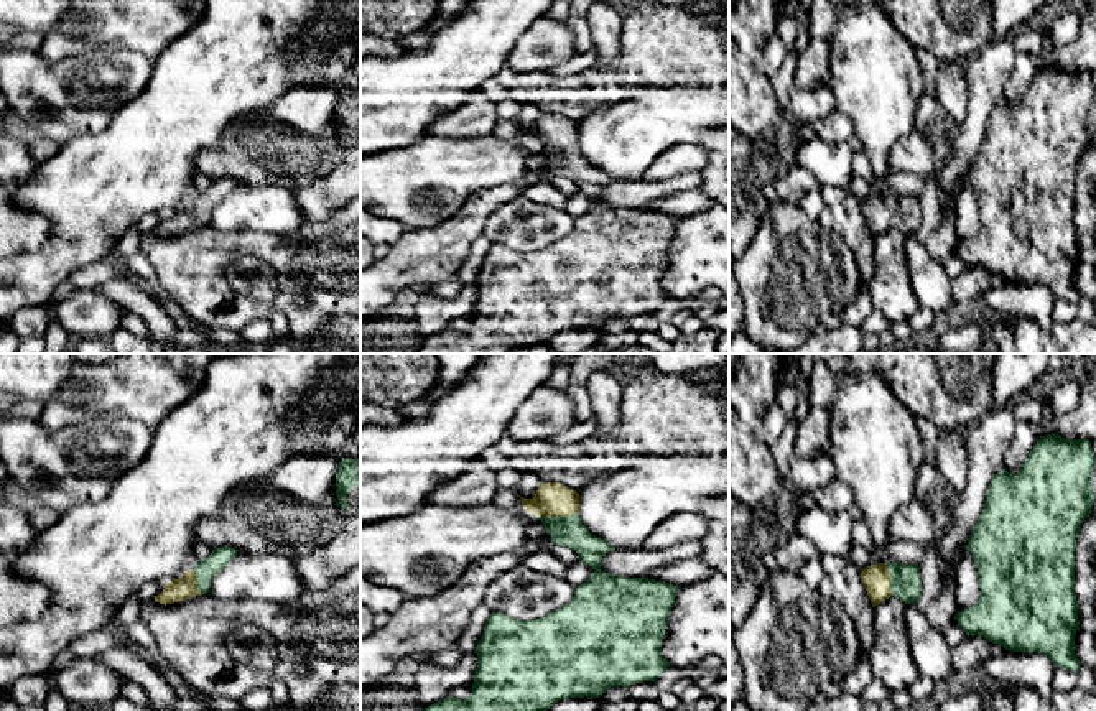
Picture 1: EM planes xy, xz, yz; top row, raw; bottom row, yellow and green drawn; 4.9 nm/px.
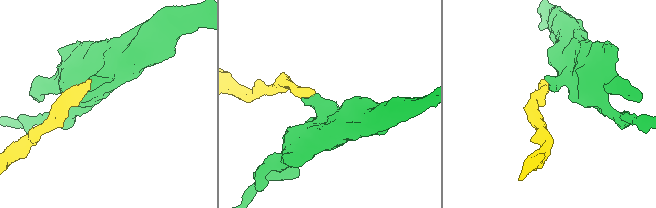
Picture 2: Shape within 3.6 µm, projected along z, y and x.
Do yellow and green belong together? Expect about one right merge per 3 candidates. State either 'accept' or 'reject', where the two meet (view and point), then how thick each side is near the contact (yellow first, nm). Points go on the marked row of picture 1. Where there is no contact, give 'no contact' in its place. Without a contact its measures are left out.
accept; meets yellow in xz at (557, 515); 170 nm thick on the yellow side, 150 nm on the other

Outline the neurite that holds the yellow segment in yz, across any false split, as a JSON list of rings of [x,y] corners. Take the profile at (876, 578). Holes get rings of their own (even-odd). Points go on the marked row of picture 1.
[[[877,563],[861,571],[861,581],[867,591],[872,607],[890,596],[915,604],[922,596],[922,578],[918,565]]]

